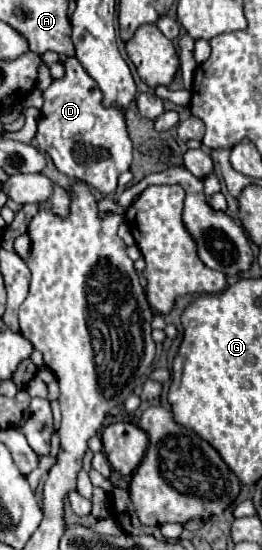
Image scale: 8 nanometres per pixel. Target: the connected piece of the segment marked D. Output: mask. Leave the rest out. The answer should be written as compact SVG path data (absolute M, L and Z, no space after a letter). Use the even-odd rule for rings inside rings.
M75 56L67 58L63 66L65 76L61 80L53 80L53 84L43 92L45 104L41 118L37 120L35 134L37 148L43 150L65 176L85 180L101 194L113 194L119 174L129 170L133 160L125 114L117 108L101 106L101 90Z

